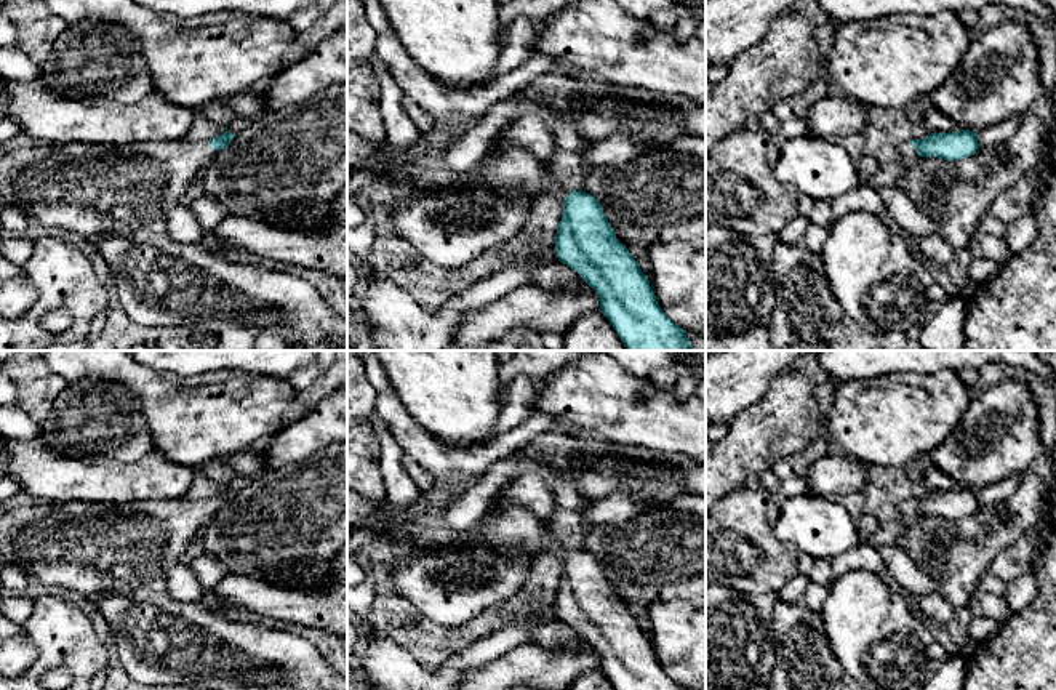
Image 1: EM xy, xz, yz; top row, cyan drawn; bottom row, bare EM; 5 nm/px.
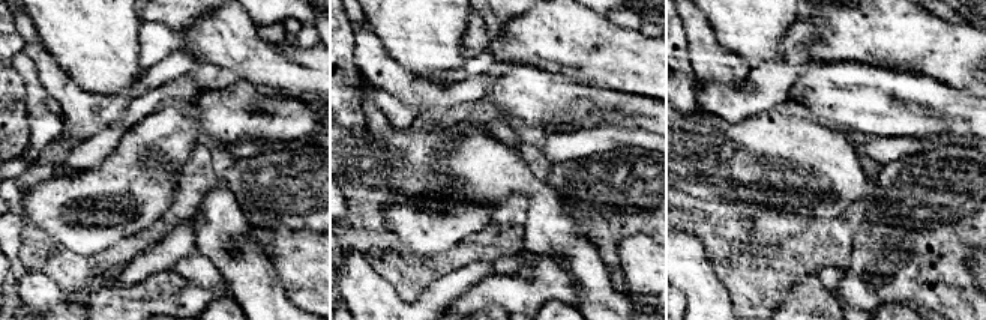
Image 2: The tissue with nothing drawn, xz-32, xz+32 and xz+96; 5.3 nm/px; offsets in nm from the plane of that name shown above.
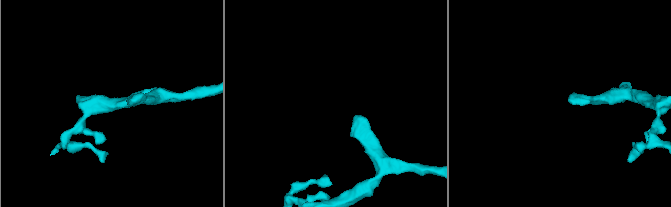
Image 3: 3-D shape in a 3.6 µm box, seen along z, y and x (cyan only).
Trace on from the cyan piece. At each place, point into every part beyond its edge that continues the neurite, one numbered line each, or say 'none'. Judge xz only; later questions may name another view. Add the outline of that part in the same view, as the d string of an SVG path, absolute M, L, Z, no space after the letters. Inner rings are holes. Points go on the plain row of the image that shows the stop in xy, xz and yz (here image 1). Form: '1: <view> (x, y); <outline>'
1: xz (512, 530); M347 490L347 533L376 530L378 543L386 536L400 536L405 541L400 554L410 549L442 551L466 546L475 535L482 535L498 554L509 557L528 557L536 562L549 552L568 554L550 525L528 509L509 503L502 503L486 525L451 528L443 524L443 512L456 498L421 493L408 506L395 509L387 499L371 503Z

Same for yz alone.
1: yz (908, 513); M904 499L898 506L899 517L904 524L910 524L915 517L918 517L918 512L912 506L910 499Z

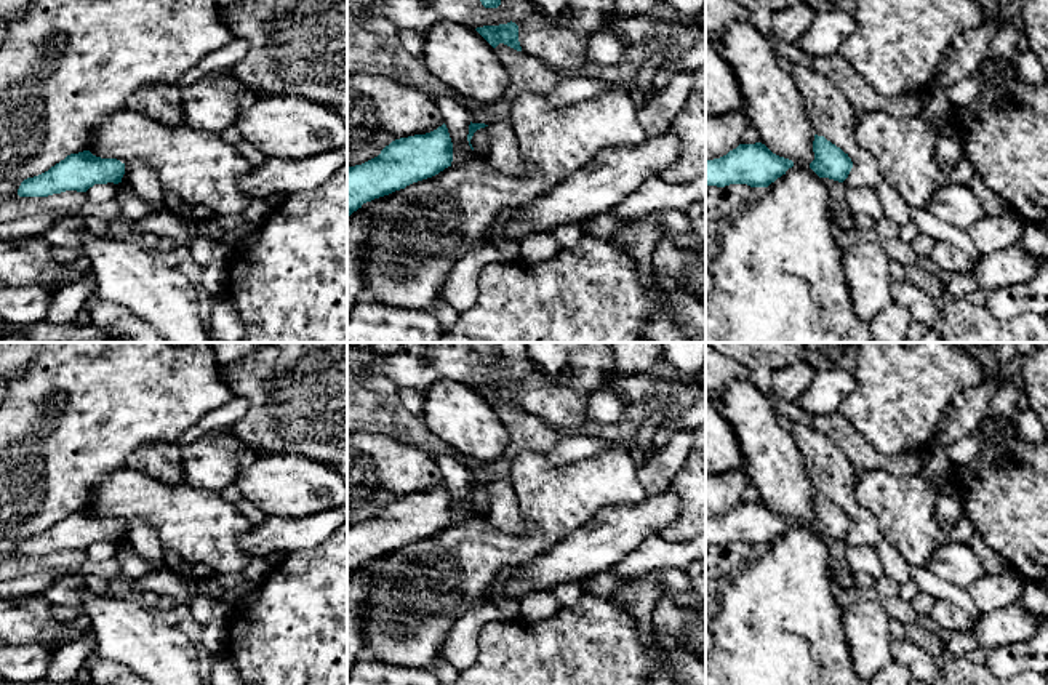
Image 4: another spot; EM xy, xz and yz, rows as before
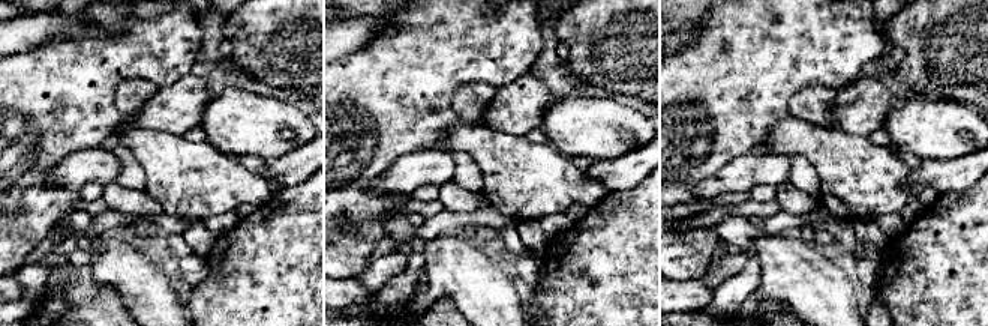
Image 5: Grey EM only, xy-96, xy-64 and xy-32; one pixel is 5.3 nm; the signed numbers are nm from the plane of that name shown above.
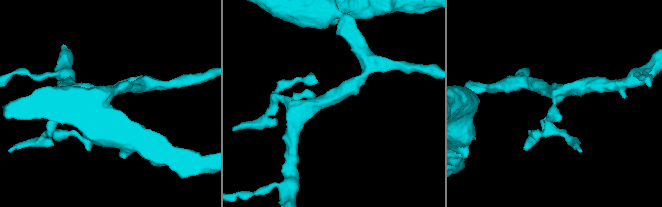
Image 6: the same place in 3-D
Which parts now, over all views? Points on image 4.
none

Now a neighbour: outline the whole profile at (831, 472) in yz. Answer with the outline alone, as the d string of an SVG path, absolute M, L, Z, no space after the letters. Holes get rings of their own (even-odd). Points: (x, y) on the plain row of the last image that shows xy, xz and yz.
M787 424L792 442L798 448L805 471L814 493L840 506L853 520L848 536L850 546L870 546L883 567L883 575L904 584L912 581L912 565L891 546L878 528L877 519L854 499L858 472L846 455L813 426Z

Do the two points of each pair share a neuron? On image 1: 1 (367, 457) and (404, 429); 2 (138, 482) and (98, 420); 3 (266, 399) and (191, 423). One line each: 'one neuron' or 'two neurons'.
1: two neurons
2: two neurons
3: one neuron

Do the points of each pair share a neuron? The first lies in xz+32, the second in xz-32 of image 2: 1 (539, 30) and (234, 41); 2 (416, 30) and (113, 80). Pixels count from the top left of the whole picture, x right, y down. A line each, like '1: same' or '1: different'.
1: same
2: same

